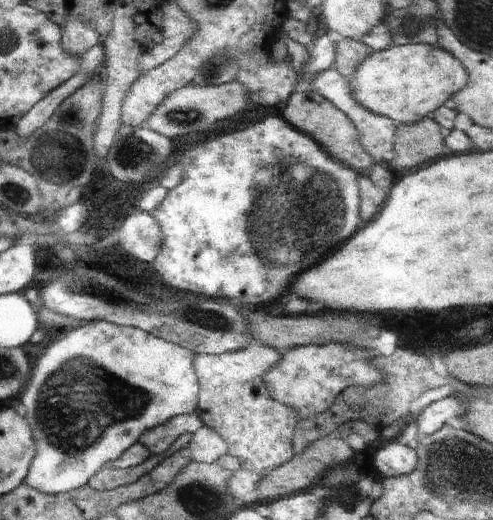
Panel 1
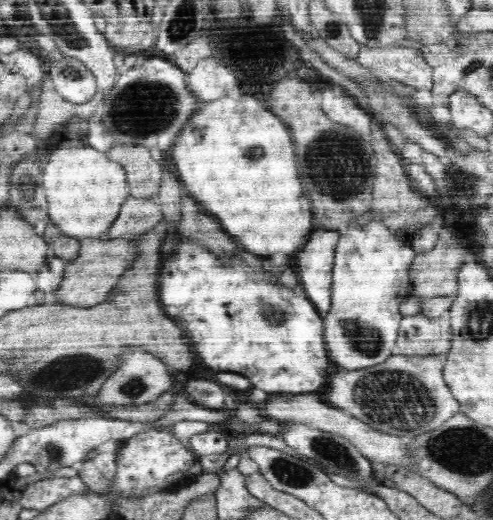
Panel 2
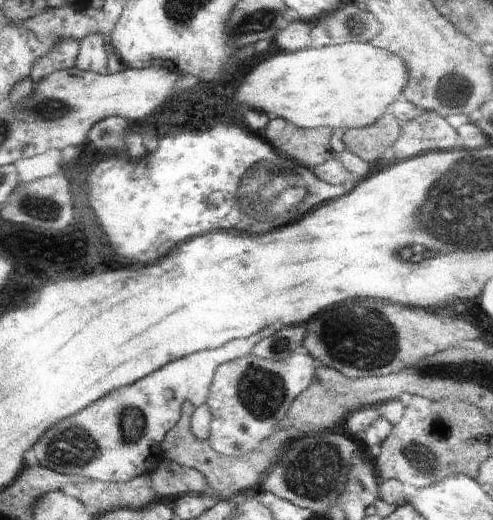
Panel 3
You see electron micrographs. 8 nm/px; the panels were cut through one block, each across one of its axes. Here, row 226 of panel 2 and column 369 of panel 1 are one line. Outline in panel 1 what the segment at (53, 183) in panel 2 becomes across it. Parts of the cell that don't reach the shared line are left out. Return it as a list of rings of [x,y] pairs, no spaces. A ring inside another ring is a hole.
[[[408,43],[392,44],[370,55],[355,72],[352,88],[355,99],[368,110],[404,124],[414,124],[461,92],[466,82],[468,74],[464,66],[450,52],[430,44]]]

